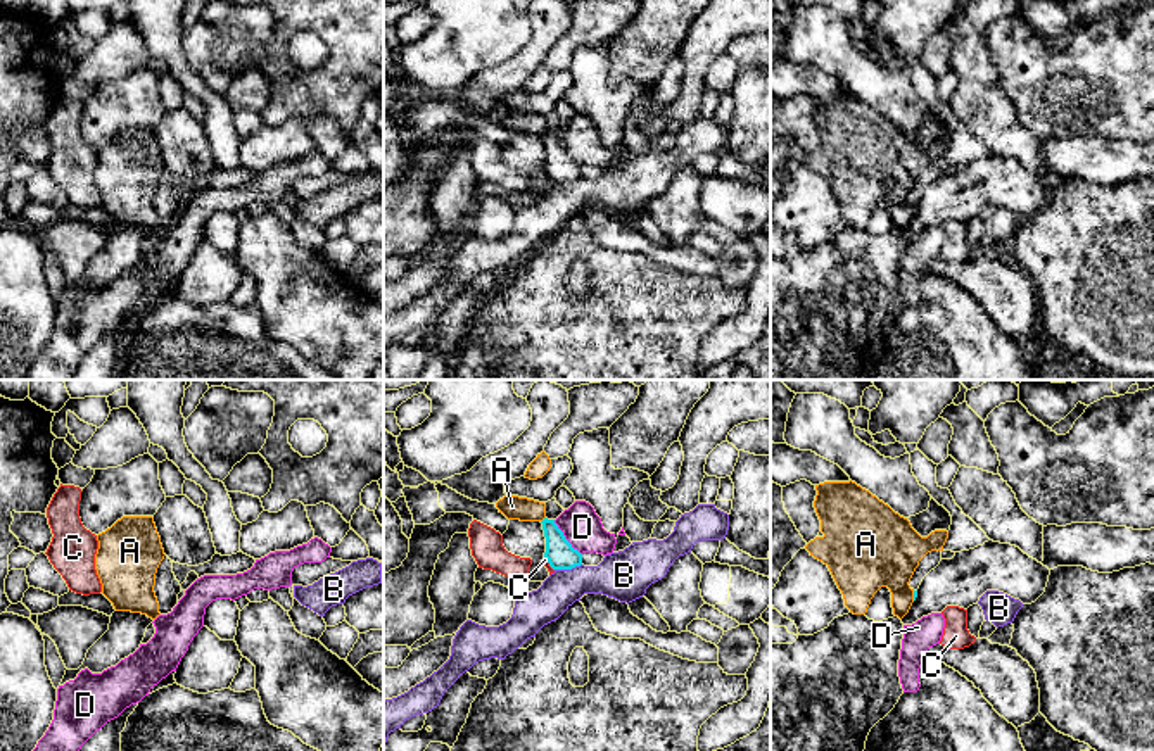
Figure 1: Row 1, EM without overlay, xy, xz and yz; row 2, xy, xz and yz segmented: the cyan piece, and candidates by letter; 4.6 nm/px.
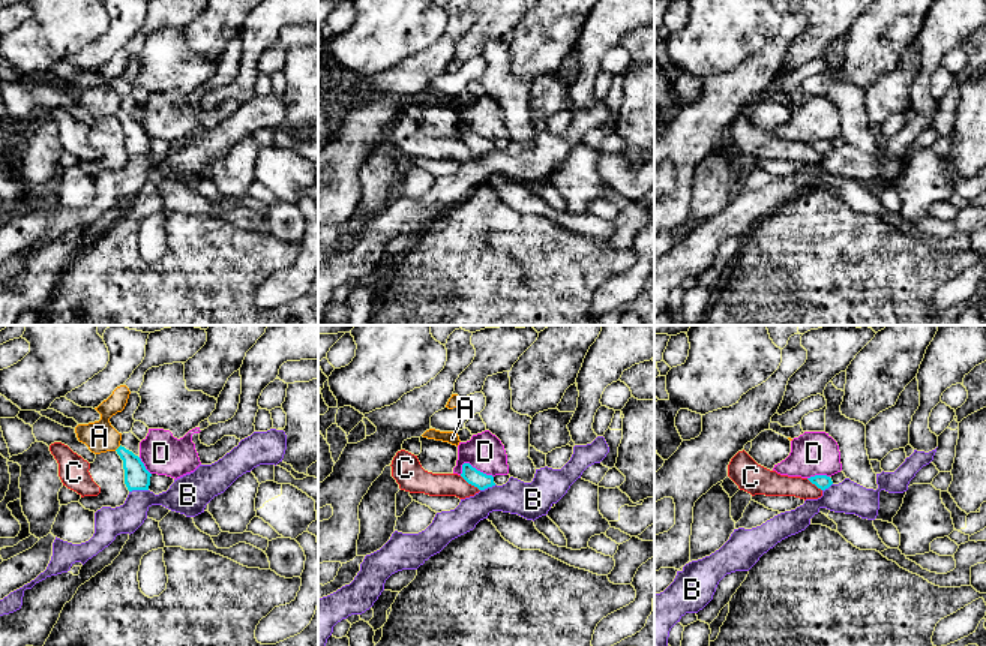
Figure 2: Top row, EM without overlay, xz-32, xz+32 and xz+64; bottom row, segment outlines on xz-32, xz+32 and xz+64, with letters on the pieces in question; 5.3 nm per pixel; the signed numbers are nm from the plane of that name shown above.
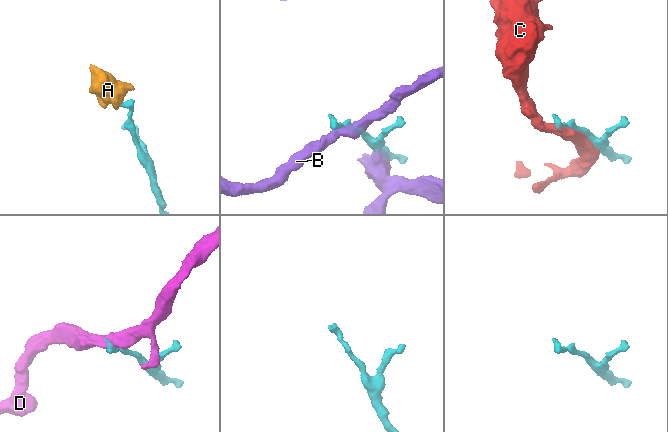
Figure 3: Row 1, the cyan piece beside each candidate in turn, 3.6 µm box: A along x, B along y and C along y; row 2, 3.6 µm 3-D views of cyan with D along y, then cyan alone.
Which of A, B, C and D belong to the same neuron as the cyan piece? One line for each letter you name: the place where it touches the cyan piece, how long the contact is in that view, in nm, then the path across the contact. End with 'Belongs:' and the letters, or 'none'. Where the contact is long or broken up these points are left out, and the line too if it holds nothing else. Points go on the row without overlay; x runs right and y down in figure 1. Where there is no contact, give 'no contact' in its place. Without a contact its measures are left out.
Belongs: none

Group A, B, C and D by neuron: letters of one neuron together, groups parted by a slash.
A / B / C / D

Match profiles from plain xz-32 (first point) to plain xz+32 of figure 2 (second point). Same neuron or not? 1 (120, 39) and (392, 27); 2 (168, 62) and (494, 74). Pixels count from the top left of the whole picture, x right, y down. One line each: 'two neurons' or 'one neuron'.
1: two neurons
2: one neuron

